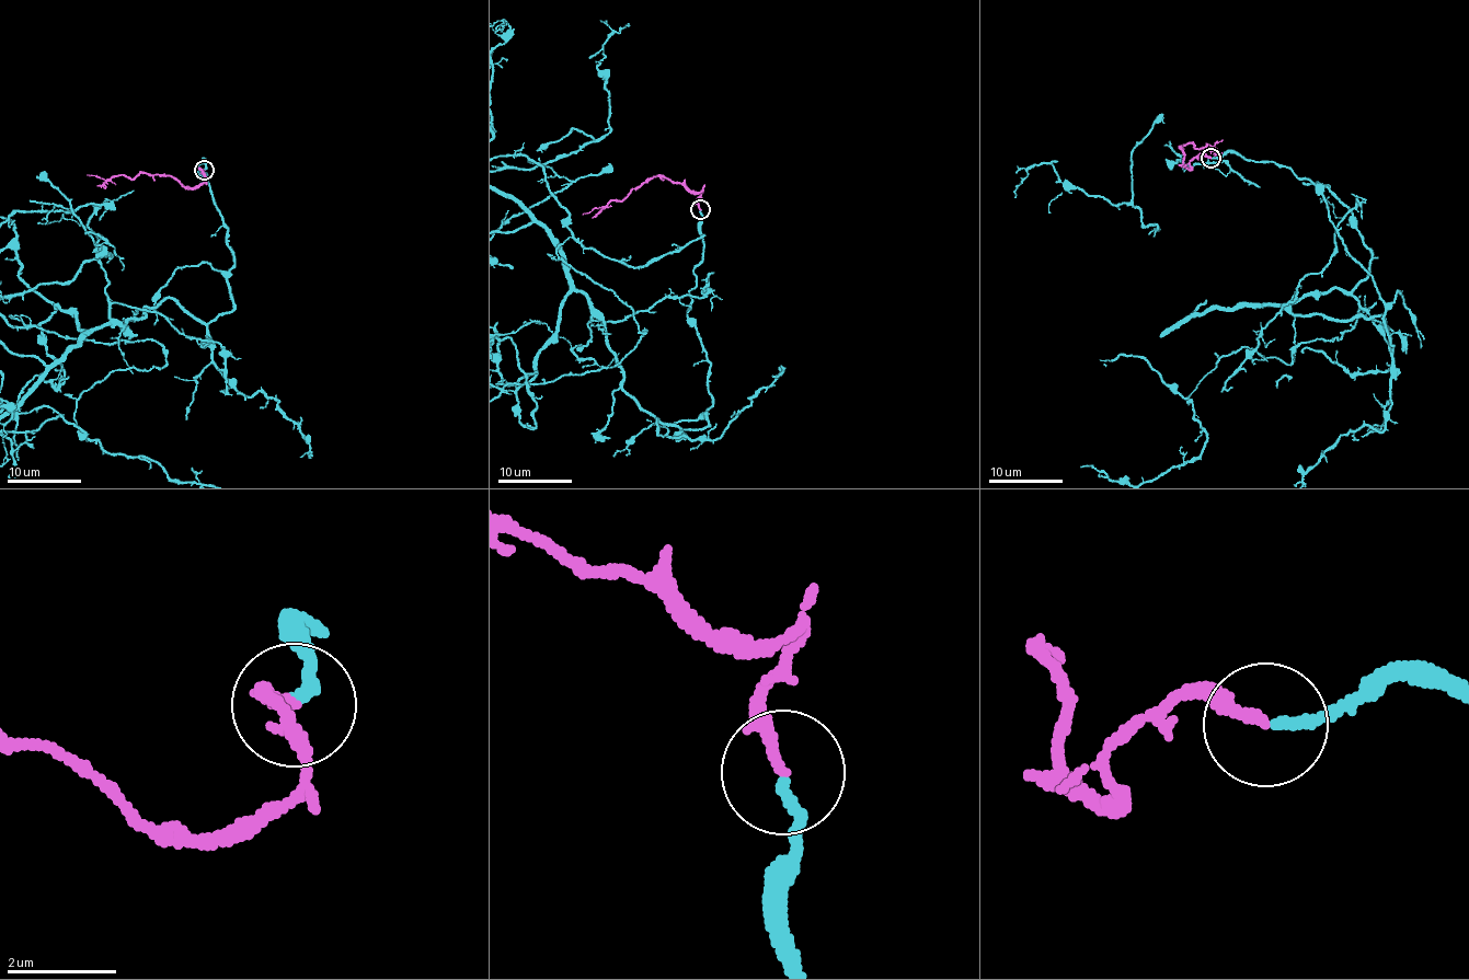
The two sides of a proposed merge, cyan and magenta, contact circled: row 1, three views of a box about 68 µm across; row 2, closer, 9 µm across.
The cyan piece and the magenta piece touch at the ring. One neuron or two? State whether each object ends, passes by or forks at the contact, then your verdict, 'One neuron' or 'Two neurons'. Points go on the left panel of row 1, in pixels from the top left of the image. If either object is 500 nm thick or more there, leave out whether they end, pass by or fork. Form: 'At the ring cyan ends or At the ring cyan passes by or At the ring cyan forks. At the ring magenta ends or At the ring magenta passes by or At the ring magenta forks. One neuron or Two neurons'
At the ring cyan ends. At the ring magenta ends. One neuron

